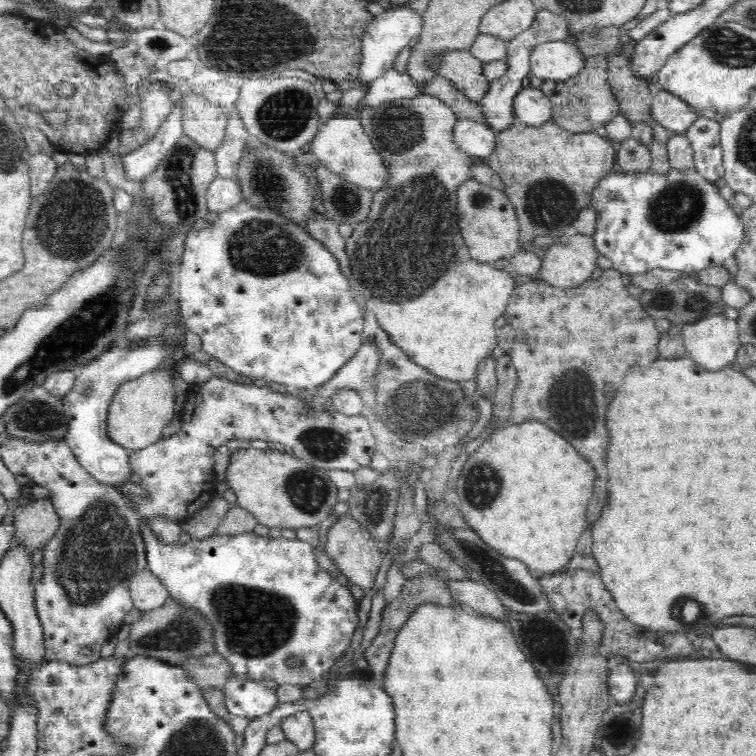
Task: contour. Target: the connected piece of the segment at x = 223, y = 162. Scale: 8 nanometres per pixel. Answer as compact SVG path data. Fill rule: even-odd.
M236 109L231 110L227 115L227 129L223 143L217 145L214 153L217 174L226 179L234 179L244 144L255 138L244 127L244 121L240 119Z

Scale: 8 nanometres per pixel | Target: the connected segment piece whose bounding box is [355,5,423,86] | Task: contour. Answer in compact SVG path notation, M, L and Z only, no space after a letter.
M399 7L396 10L385 10L383 13L375 16L366 28L366 34L361 42L361 61L359 66L359 75L355 85L371 83L379 76L382 76L387 70L393 67L396 56L404 46L412 39L418 39L422 32L423 18L421 13L416 13L411 7Z

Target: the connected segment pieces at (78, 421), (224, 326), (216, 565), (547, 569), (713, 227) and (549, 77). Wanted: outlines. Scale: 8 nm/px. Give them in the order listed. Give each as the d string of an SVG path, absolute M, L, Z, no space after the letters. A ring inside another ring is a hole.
M160 334L147 339L120 337L114 340L114 344L106 352L75 370L73 387L68 394L61 397L68 425L65 441L84 469L102 484L121 489L132 473L130 449L116 444L116 441L108 437L107 422L111 399L123 382L134 380L146 372L155 371L165 362L172 363L172 353L178 345L183 345L182 337L176 340L176 344L167 344L167 340L164 340L164 336Z
M243 200L230 210L223 210L210 228L196 229L195 232L190 233L189 240L185 241L185 252L180 273L177 275L177 284L175 294L184 328L200 336L202 349L210 354L211 358L220 360L222 365L244 376L262 378L267 382L278 382L296 388L321 387L334 377L364 344L362 328L364 328L365 306L353 289L352 282L342 275L336 258L322 243L308 235L306 230L300 229L300 225L292 224L291 220L275 214L269 208L258 208Z
M144 526L142 528L144 536L144 545L146 545L147 568L154 573L166 587L169 596L180 607L195 608L195 610L203 616L213 631L213 640L215 641L215 649L220 653L232 667L233 674L240 677L246 677L251 681L262 681L272 686L284 683L293 686L305 686L314 680L326 678L327 670L333 665L333 662L342 656L348 650L348 646L352 644L352 636L356 632L360 624L358 617L358 600L354 599L352 592L346 587L346 582L340 578L334 578L328 574L327 570L322 569L314 558L315 547L306 542L296 539L286 539L282 536L272 538L266 535L257 536L253 532L245 532L239 535L212 535L205 539L190 539L189 542L180 544L162 544L156 536L151 532L151 528ZM288 658L295 658L301 661L299 667L289 667Z
M528 419L492 432L467 458L454 490L458 510L469 528L474 529L482 541L498 549L502 555L521 560L532 571L538 571L539 576L562 570L579 548L578 538L586 530L586 510L594 492L594 480L594 466L586 457L580 456L568 439L542 421Z
M670 168L668 175L646 172L628 173L615 169L592 192L590 207L596 210L596 230L593 238L597 250L613 265L622 276L646 274L660 268L678 271L684 275L695 275L701 270L721 265L735 256L745 240L745 227L738 209L732 209L712 181L700 176L695 169L676 170Z
M556 40L535 46L528 66L531 75L544 81L562 81L578 75L586 62L584 53L571 40Z

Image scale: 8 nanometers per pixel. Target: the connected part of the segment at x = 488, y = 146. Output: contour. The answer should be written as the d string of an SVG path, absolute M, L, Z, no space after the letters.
M460 118L453 130L454 142L460 149L482 159L494 152L497 133L486 123Z

